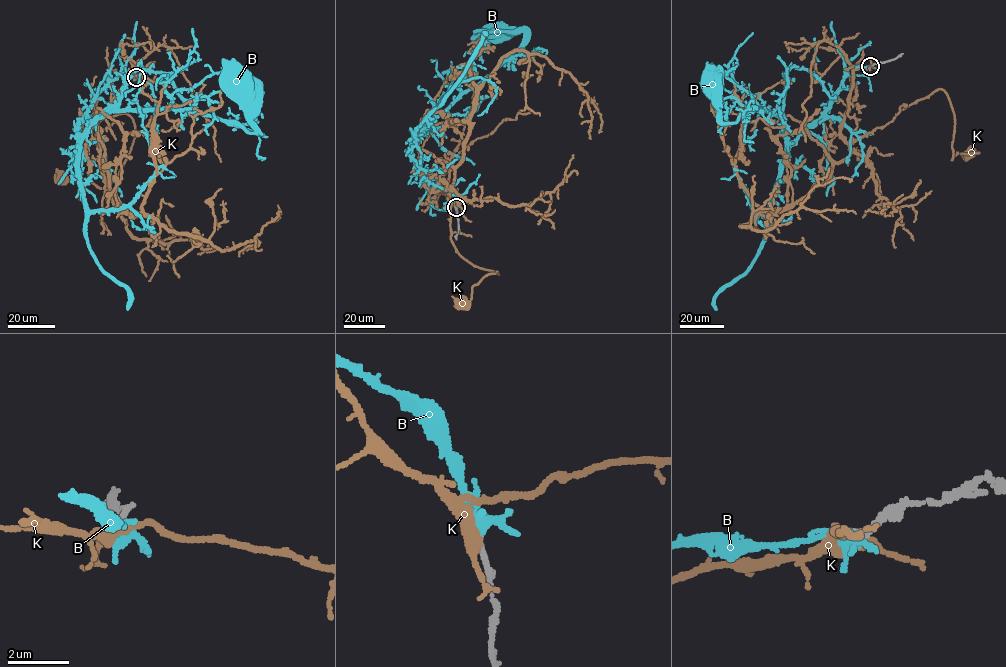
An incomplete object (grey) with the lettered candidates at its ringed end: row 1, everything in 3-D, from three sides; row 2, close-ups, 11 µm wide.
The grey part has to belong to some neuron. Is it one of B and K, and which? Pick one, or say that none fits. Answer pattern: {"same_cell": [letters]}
{"same_cell": ["B"]}

